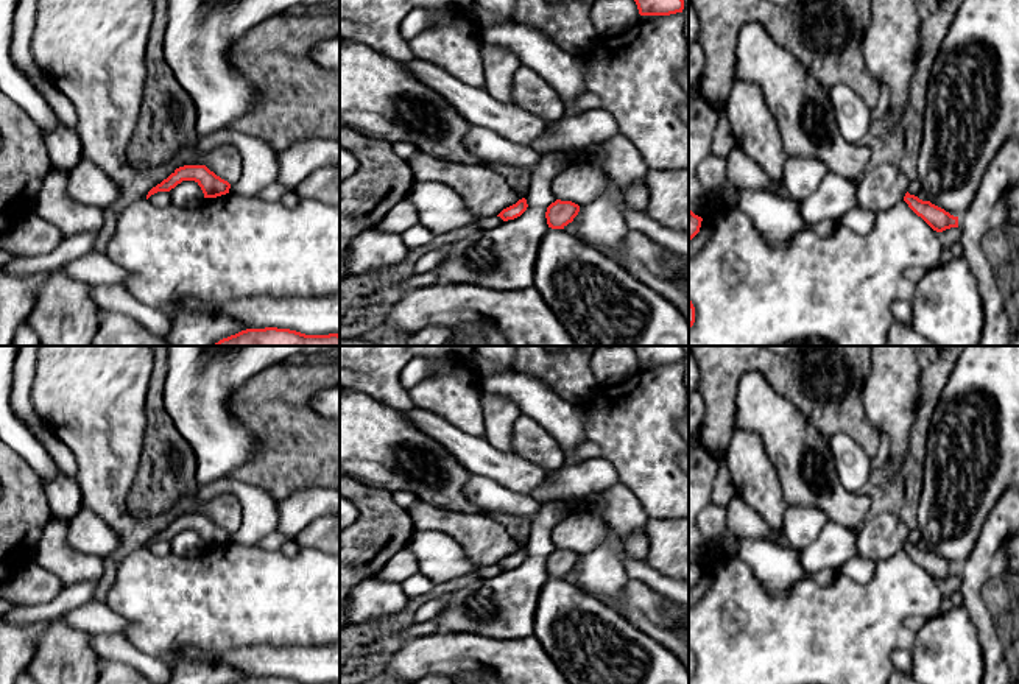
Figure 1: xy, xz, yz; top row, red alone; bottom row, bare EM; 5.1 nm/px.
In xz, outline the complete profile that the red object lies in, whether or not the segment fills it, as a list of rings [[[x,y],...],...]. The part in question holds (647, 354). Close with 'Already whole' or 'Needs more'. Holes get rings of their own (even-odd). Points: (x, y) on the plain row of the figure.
[[[633,346],[640,365],[670,365],[682,361],[682,346]]]. Already whole

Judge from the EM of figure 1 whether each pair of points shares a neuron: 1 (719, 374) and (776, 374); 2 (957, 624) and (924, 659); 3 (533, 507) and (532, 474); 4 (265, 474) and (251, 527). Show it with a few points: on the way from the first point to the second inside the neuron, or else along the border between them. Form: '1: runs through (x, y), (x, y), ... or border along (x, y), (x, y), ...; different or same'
1: runs through (733, 363), (762, 363); same
2: runs through (951, 633), (934, 650); same
3: border along (497, 483), (532, 497); different
4: border along (226, 479), (239, 479), (260, 486), (276, 502); different

